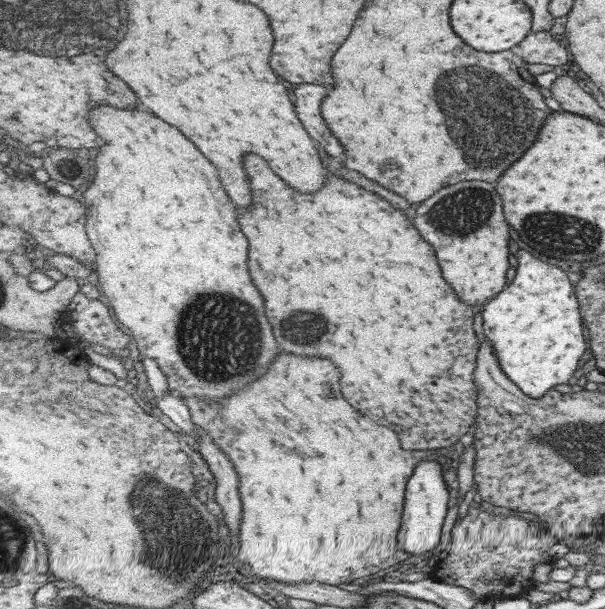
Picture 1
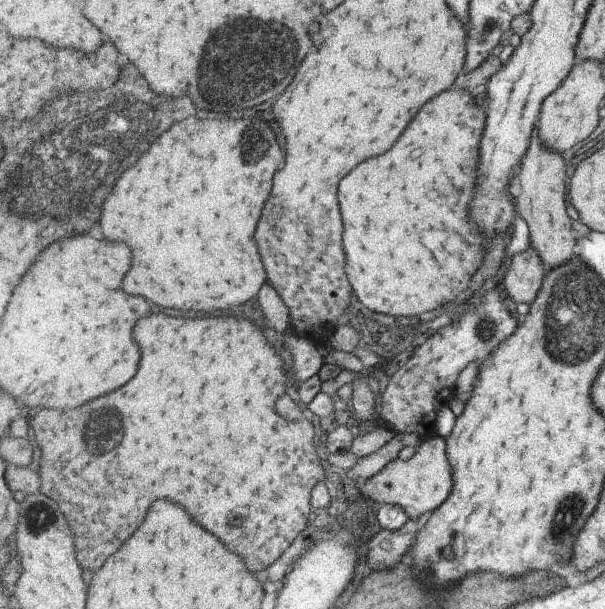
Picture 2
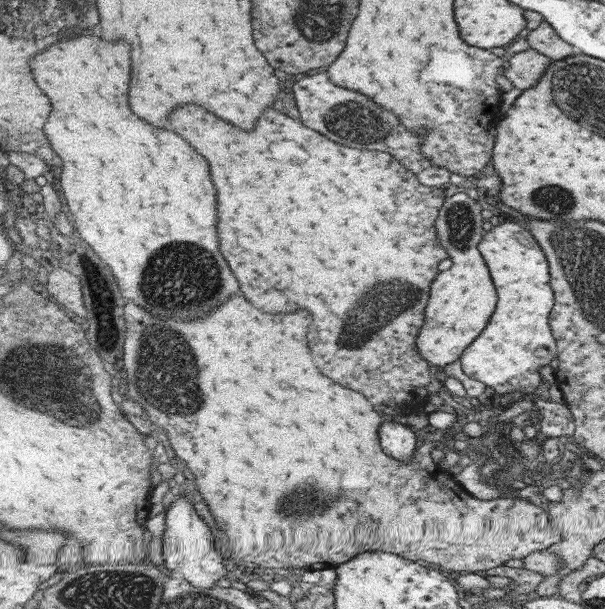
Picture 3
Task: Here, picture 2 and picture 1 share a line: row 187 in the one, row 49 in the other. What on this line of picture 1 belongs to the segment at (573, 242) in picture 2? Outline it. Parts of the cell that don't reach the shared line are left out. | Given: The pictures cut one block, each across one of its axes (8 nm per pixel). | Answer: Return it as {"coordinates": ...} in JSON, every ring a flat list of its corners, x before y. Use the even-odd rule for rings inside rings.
{"coordinates":[[550,31,531,32,527,40,523,40,519,46,522,57,529,64,547,64,554,67,572,62,571,50,560,44]]}

